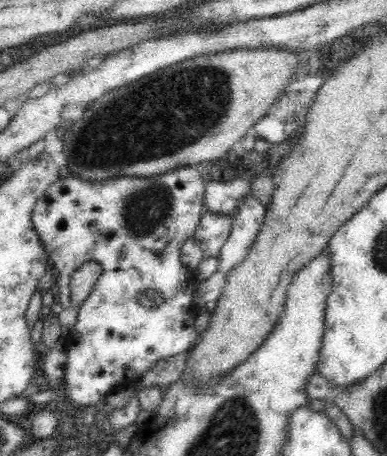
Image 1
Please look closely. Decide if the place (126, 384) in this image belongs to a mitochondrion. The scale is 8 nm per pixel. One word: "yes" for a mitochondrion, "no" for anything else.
no

